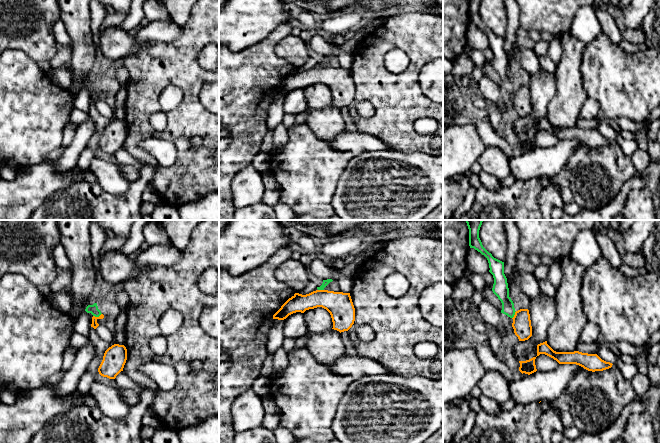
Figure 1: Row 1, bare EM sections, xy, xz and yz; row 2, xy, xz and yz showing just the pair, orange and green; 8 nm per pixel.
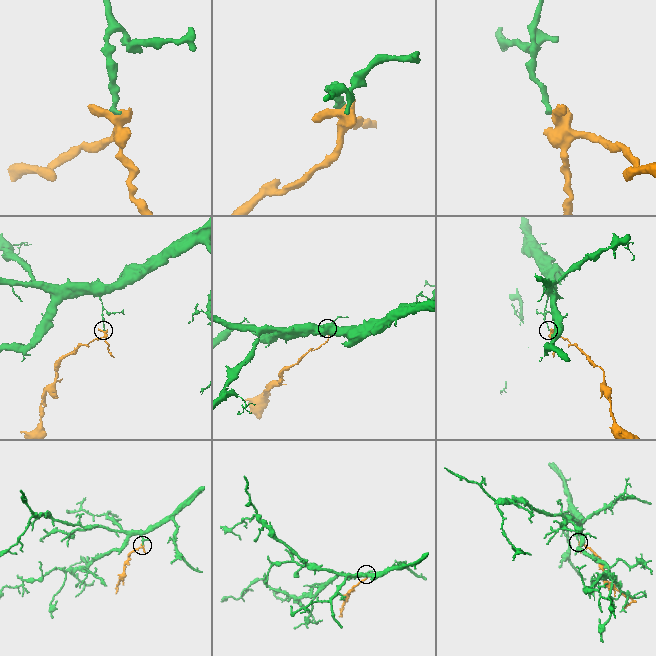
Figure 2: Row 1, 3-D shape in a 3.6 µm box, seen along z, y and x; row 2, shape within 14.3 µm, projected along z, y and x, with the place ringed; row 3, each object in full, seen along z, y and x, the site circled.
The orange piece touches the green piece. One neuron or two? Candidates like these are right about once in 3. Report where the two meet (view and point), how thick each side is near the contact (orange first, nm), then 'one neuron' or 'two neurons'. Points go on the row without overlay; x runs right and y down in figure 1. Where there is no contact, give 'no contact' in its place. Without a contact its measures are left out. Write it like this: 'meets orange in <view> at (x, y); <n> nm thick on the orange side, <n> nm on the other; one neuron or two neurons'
meets orange in xy at (97, 93); 50 nm thick on the orange side, 80 nm on the other; two neurons

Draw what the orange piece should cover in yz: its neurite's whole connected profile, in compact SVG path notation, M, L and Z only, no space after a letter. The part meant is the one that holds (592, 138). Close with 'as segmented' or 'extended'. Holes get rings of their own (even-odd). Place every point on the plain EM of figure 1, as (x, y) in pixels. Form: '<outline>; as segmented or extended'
M547 117L537 121L537 132L545 130L559 140L576 140L588 147L603 147L612 143L612 139L602 136L597 130L574 128L556 128L548 120Z; as segmented

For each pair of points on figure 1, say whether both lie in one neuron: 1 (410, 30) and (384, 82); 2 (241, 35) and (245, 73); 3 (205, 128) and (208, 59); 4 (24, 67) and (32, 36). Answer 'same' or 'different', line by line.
1: same
2: different
3: different
4: different

